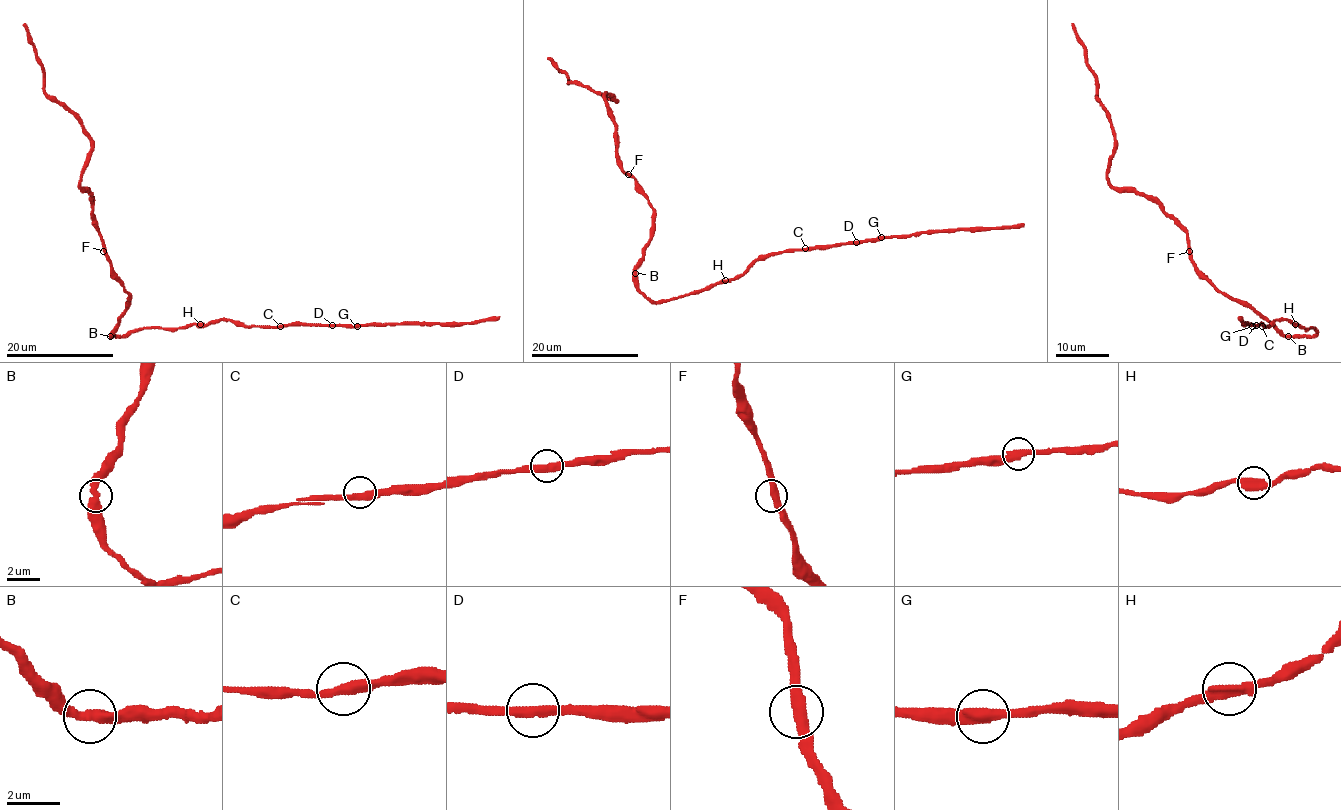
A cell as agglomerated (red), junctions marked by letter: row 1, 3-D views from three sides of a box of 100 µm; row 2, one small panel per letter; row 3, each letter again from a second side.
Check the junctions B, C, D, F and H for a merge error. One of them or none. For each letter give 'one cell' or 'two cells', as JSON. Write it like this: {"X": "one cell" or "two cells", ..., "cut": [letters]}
{"B": "one cell", "C": "one cell", "D": "one cell", "F": "one cell", "H": "one cell", "cut": []}

